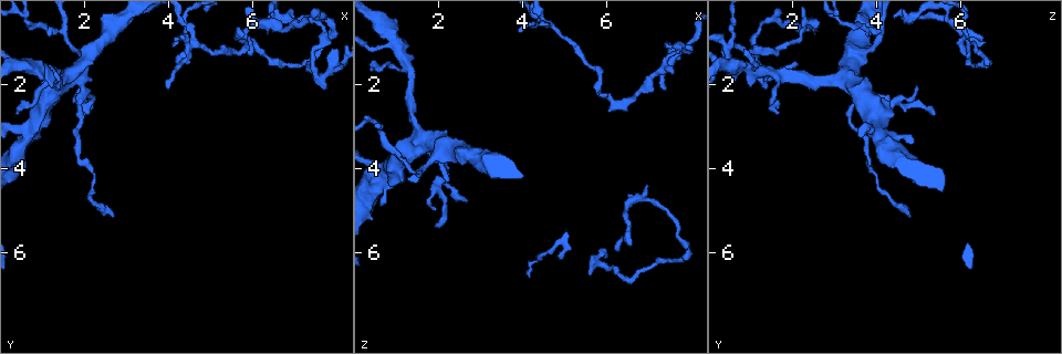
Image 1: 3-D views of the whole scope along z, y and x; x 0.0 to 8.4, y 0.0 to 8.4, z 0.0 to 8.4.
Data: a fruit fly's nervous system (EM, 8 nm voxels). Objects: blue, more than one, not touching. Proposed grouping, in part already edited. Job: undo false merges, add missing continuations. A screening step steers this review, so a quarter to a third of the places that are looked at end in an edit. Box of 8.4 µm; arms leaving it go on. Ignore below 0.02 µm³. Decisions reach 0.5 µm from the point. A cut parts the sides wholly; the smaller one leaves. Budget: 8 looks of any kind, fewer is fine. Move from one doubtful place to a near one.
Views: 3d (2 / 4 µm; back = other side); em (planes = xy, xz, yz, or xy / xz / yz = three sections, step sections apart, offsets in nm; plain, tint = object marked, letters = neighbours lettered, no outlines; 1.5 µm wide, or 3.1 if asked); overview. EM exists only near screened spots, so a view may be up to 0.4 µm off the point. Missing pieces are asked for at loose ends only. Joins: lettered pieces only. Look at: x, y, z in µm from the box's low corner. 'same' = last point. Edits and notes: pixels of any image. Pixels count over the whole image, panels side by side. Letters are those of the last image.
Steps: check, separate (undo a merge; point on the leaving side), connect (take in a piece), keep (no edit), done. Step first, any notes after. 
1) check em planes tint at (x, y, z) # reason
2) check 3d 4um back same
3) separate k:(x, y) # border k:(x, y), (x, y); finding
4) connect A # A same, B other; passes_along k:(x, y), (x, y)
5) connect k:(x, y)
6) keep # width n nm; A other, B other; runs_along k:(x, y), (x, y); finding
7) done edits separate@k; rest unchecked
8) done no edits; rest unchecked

check 3d 4um at (7.95, 0.80, 6.00) # abrupt turn

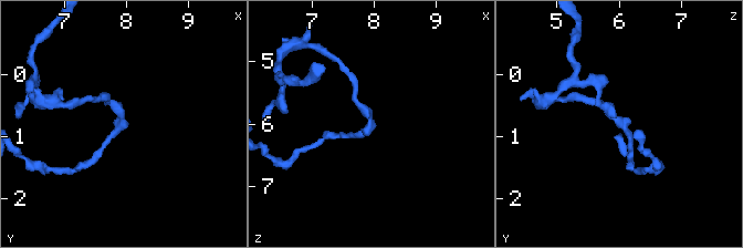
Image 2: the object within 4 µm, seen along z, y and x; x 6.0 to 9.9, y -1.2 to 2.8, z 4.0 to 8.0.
check em planes tint at (7.90, 0.80, 6.05) # need the tissue

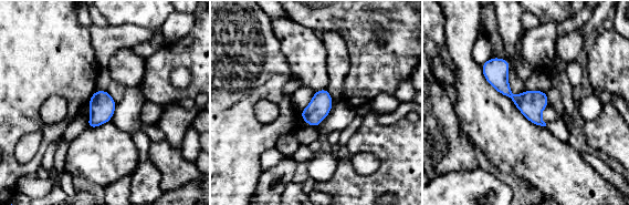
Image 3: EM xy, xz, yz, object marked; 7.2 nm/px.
check em planes letters same # see the neighbours

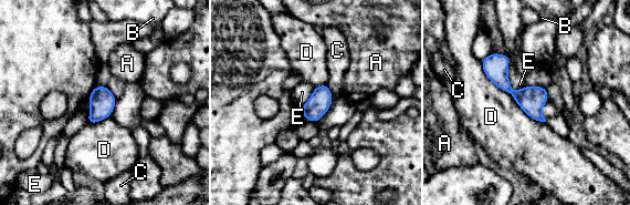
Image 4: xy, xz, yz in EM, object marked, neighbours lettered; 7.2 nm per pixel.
keep # width 160 nm; A other, B other, C other, D other, E other; runs_along 4:(484, 62), (539, 118); one cell here

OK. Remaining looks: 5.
check 3d 4um back at (7.40, 1.55, 2.10) # tapers out

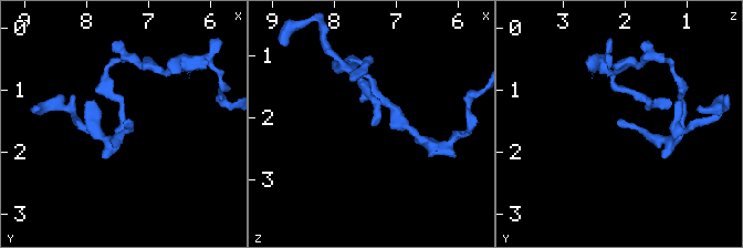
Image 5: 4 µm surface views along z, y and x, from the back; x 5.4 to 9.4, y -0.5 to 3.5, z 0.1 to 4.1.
check em planes letters at (7.35, 1.55, 2.15) # shape alone is not enough

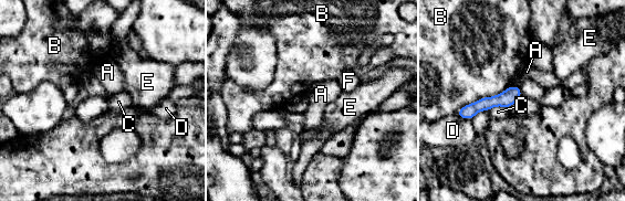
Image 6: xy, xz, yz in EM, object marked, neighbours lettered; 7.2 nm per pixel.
keep # A other, B other, C other, D other, E other, F other; border 6:(518, 86), (522, 94); no lettered piece goes on from it

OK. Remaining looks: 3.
check em planes plain at (1.50, 0.80, 4.10) # three arms meet

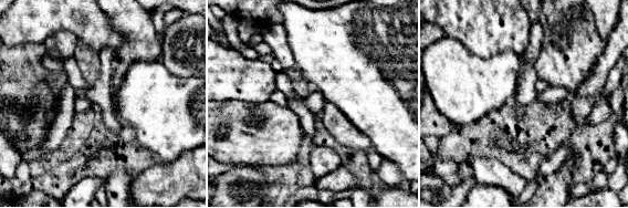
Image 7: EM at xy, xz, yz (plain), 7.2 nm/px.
check em planes tint same # with the object marked

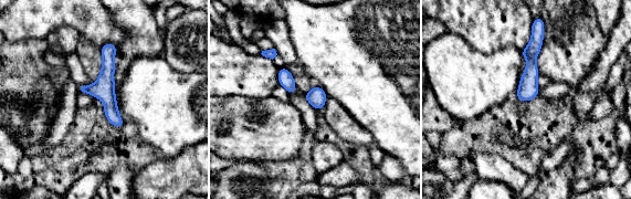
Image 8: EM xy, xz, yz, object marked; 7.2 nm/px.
check em planes letters same # see the neighbours

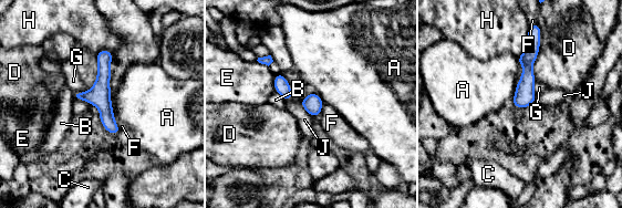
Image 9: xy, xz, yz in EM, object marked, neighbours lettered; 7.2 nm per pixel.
keep # A other, B other, C other, D other, E other, F other, G other, H other, J other; runs_along 9:(105, 52), (103, 104), (115, 132); all the same cell

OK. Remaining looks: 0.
done no edits; rest unchecked

